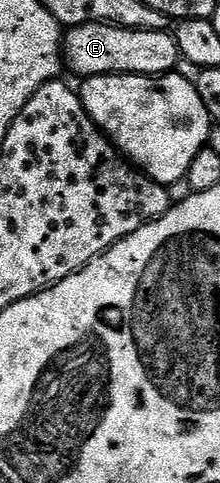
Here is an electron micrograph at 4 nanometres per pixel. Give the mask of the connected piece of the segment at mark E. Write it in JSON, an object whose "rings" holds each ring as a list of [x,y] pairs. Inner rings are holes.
{"rings":[[[83,23],[66,32],[64,58],[66,66],[72,67],[79,77],[122,74],[158,77],[174,72],[175,62],[180,62],[181,56],[170,30],[134,31],[131,27],[116,27],[113,23]]]}

